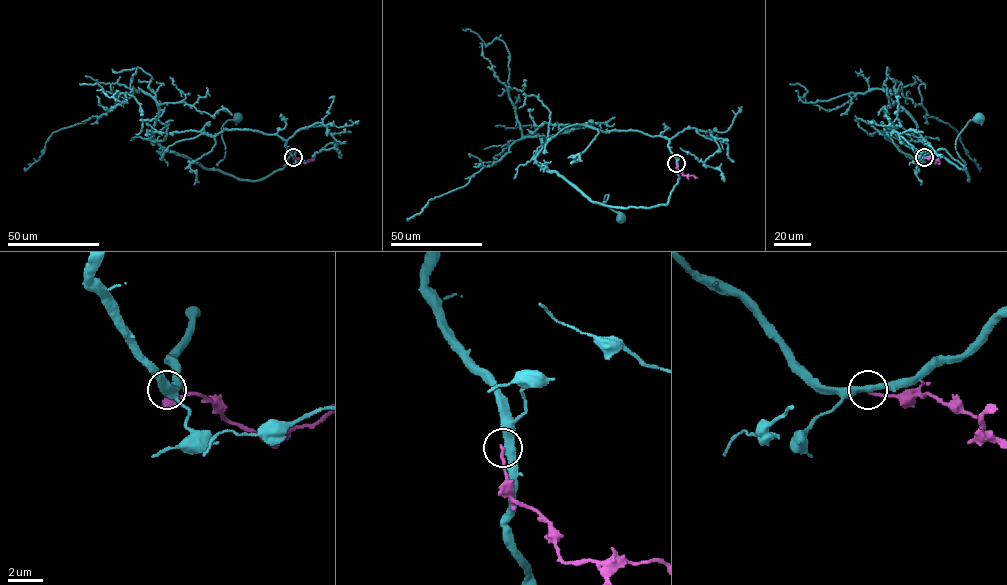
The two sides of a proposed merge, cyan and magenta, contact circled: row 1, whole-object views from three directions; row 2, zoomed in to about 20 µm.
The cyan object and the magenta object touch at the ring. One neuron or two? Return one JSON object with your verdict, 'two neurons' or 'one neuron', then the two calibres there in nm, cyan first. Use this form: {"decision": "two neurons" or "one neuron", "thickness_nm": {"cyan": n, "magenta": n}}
{"decision": "two neurons", "thickness_nm": {"cyan": 420, "magenta": 200}}

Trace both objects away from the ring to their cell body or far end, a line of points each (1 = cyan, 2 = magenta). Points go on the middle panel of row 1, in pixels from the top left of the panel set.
1: (676, 163), (678, 183), (666, 204), (616, 208), (600, 204), (608, 194), (604, 196), (604, 203), (621, 218)
2: (676, 163), (683, 175), (697, 178)

